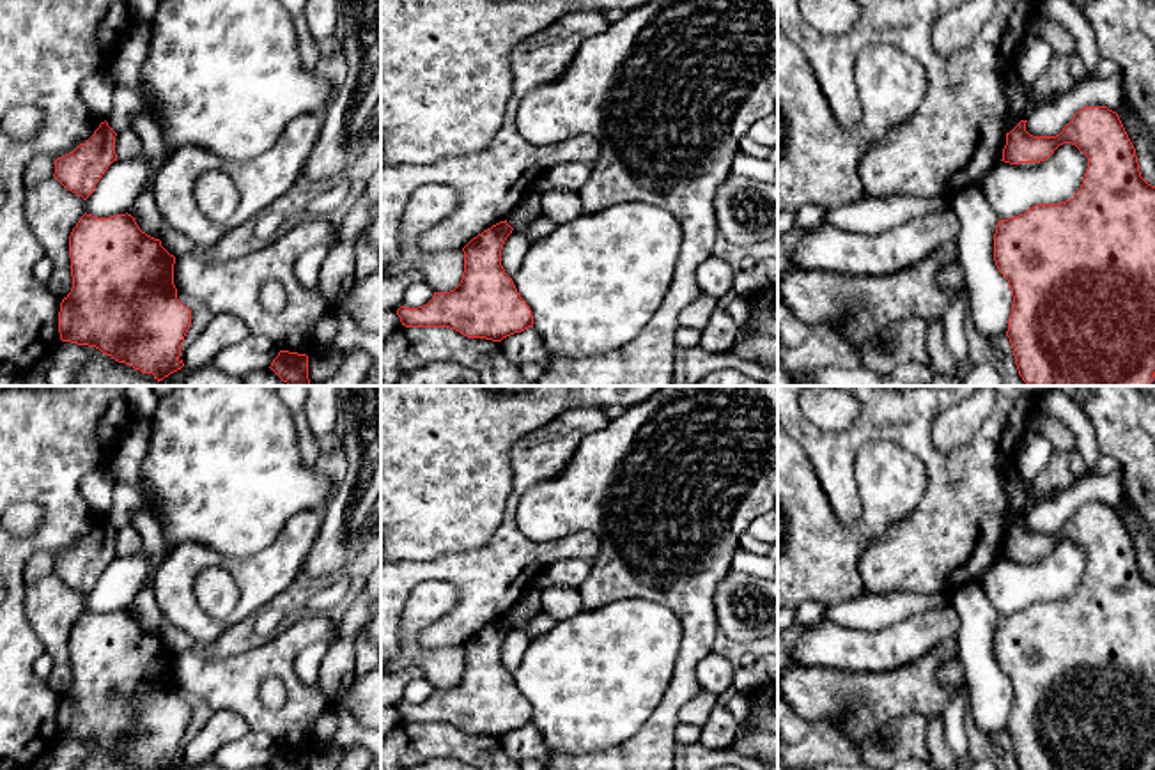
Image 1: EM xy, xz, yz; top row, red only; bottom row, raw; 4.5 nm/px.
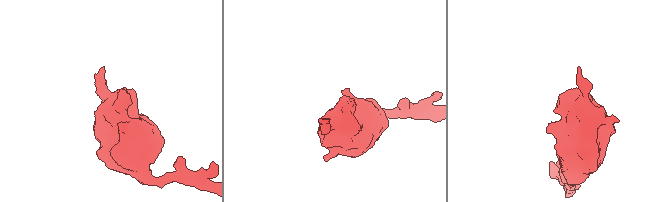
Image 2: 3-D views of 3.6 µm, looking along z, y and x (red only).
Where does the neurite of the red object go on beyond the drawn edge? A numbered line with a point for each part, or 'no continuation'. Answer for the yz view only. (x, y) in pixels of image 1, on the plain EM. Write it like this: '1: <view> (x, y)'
no continuation

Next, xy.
no continuation

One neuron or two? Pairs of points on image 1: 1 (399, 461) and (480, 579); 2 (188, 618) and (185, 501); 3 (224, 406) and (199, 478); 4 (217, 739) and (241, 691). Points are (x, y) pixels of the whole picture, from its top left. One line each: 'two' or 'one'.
1: two
2: two
3: one
4: two

